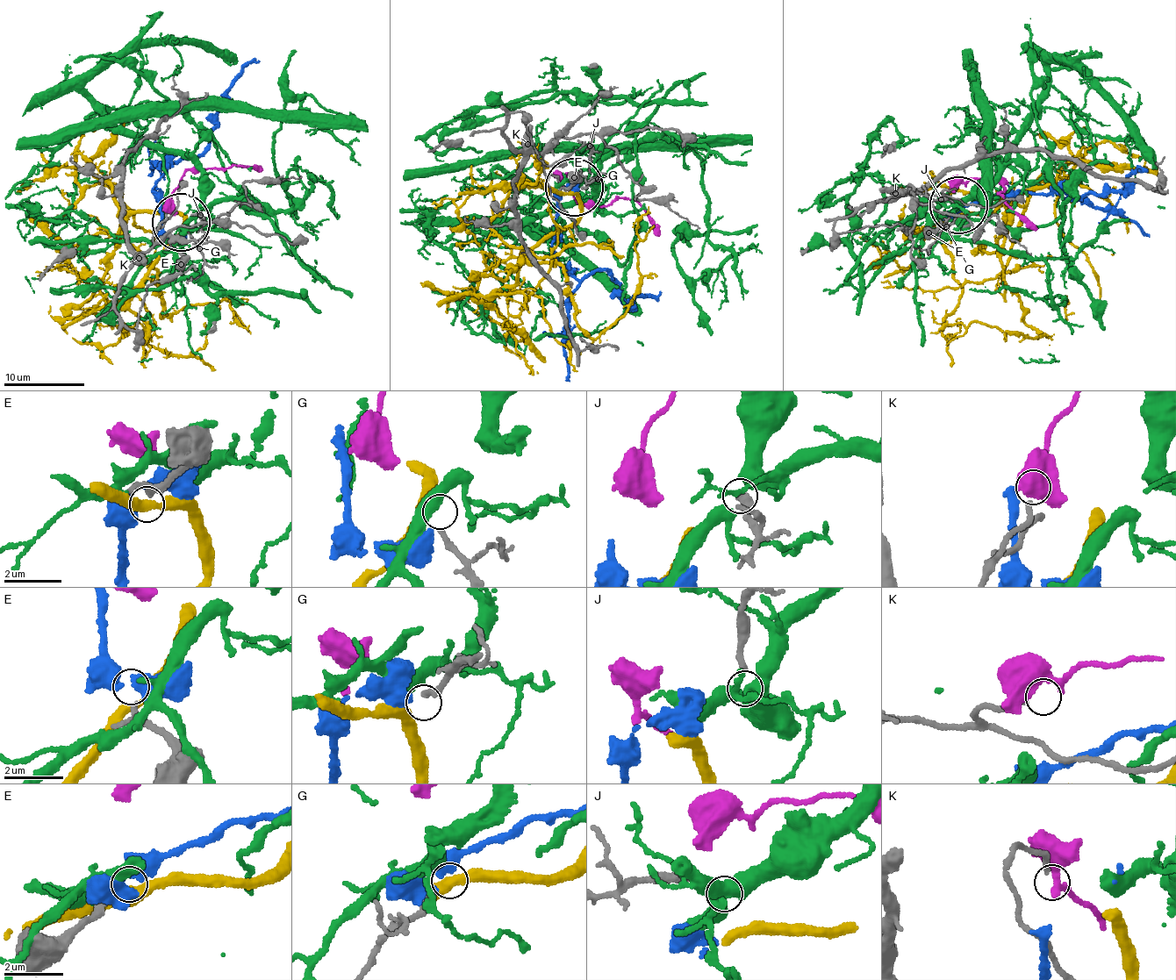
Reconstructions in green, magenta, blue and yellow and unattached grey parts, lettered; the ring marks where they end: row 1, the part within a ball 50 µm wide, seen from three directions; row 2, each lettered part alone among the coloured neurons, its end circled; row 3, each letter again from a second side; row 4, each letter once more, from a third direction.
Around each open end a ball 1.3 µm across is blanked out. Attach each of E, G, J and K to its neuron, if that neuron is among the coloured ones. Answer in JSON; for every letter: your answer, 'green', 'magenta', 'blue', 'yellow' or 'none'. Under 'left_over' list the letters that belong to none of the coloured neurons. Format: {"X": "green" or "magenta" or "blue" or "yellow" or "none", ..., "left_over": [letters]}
{"E": "none", "G": "none", "J": "green", "K": "magenta", "left_over": ["E", "G"]}

